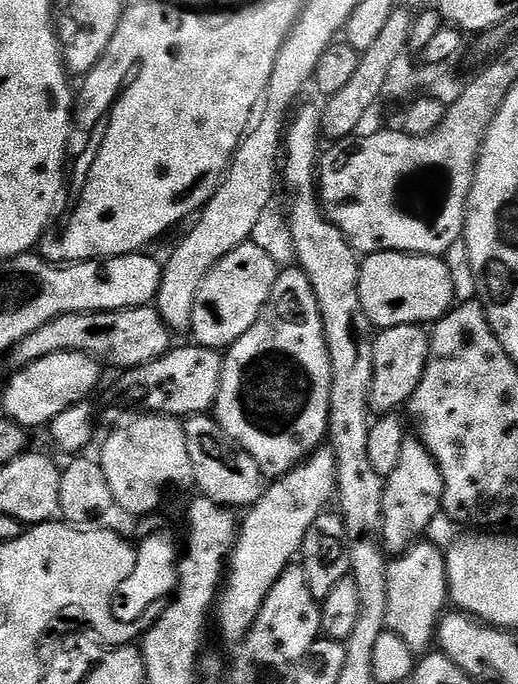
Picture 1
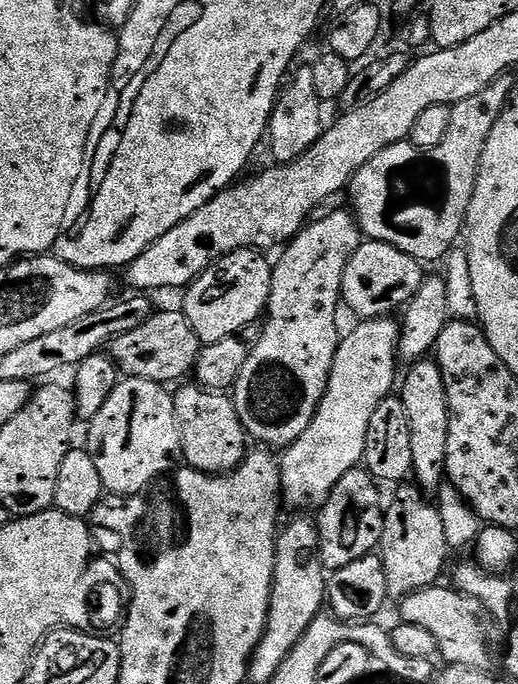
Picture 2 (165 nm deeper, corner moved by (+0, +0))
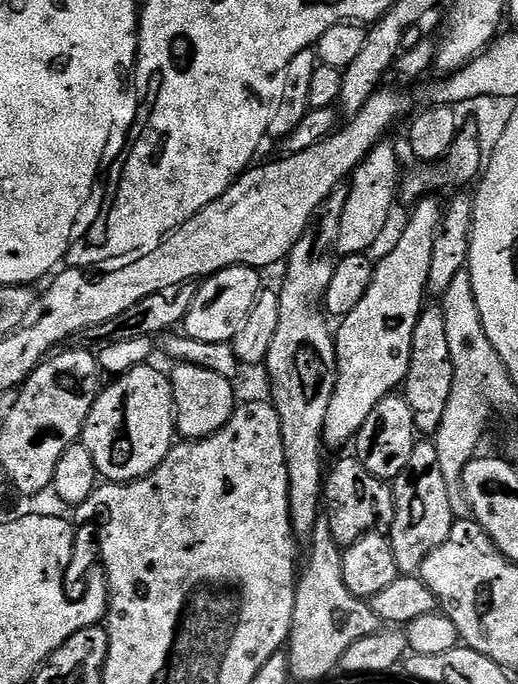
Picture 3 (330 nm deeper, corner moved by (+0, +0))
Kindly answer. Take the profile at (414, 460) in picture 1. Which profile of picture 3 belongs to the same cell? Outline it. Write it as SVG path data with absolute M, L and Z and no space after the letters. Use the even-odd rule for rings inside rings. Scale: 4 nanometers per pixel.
M425 306L420 309L420 317L414 326L414 338L410 342L410 366L402 385L402 394L414 414L417 433L435 433L436 427L442 422L442 414L446 414L446 402L450 402L453 386L454 362L450 362L444 309Z

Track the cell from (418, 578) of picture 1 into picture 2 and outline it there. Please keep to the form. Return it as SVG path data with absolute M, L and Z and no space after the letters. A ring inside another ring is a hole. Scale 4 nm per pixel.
M400 486L395 489L396 497L392 500L392 505L389 503L387 505L386 511L384 513L384 533L382 534L382 538L380 539L380 546L378 549L378 555L380 557L380 561L382 562L382 566L386 570L386 586L388 587L389 597L393 601L399 602L404 599L405 596L410 595L411 592L417 592L419 588L430 588L433 587L437 583L436 580L440 575L444 572L444 567L448 564L448 555L450 555L450 549L448 543L446 542L446 530L442 530L442 518L440 517L440 509L437 507L435 503L432 504L427 495L421 492L419 487L411 486L412 488L404 488L408 486Z

